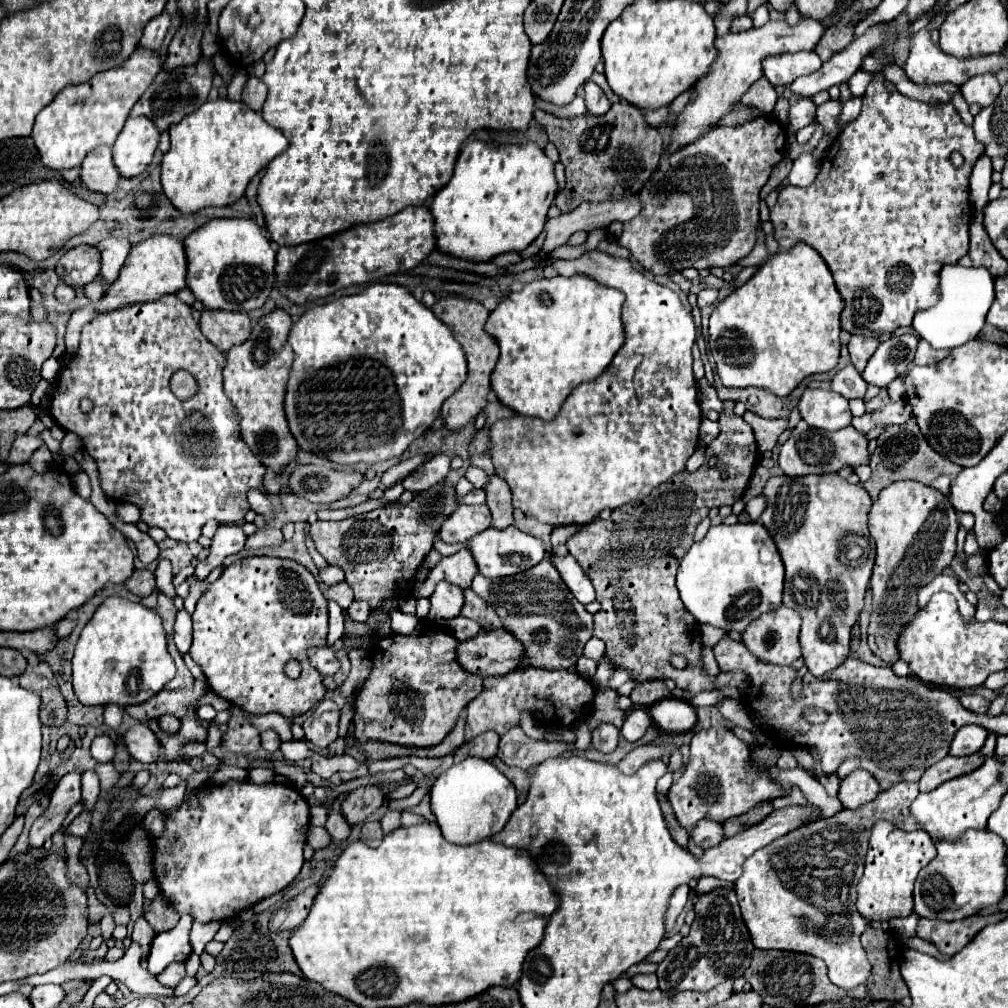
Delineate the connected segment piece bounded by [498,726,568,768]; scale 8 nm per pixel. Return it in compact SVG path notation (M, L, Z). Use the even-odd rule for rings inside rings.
M512 728L508 734L500 738L500 748L498 748L498 758L506 766L518 766L518 768L528 768L532 764L540 764L548 758L560 756L562 752L568 750L566 742L546 742L546 740L532 740L528 738L522 728Z

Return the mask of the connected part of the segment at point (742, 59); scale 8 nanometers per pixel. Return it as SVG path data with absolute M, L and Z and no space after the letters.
M800 18L798 26L790 28L784 20L768 20L760 28L750 28L744 32L728 32L716 38L718 58L712 66L712 72L698 80L698 84L690 90L688 106L676 116L672 136L670 136L670 150L680 150L686 144L696 142L696 138L704 136L714 128L722 116L726 116L744 96L744 92L762 78L762 60L766 56L782 54L782 52L800 52L800 50L814 50L820 36L824 34L824 26L812 18Z

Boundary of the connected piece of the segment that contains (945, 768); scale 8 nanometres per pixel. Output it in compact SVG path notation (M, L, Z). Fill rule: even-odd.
M990 734L980 752L976 752L972 756L964 756L964 758L954 758L954 756L942 758L932 768L928 768L928 772L924 772L924 776L920 778L920 792L930 792L930 790L938 788L940 784L944 784L946 780L964 776L964 774L980 768L986 758L994 756L994 744L996 744L996 736Z

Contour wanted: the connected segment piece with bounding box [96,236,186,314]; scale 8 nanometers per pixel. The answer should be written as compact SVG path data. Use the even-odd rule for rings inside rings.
M152 236L130 250L120 276L96 304L96 314L106 314L140 302L154 302L160 296L176 294L182 288L186 288L186 252L182 242L178 242L174 236Z

